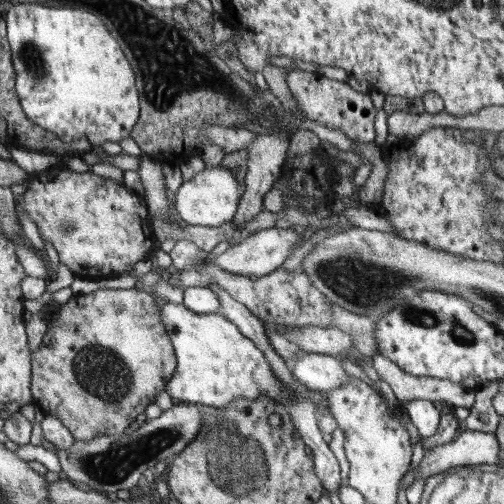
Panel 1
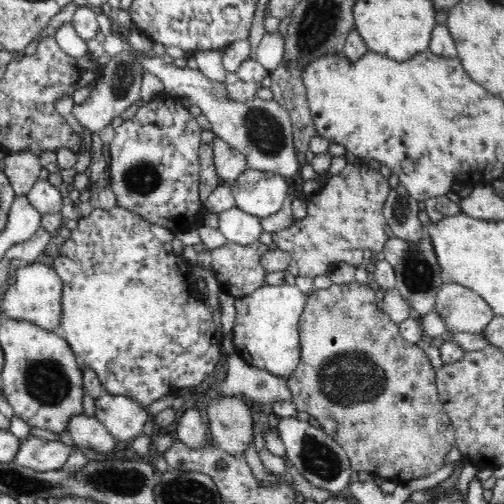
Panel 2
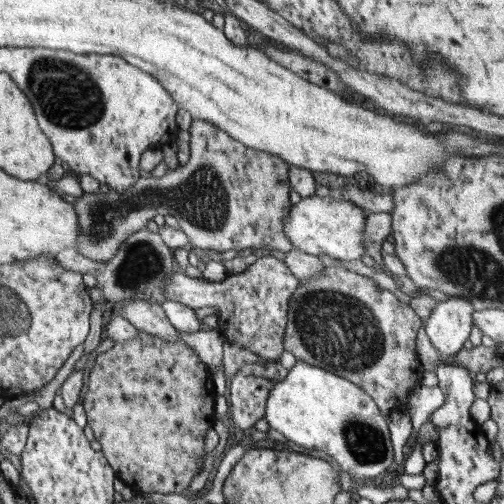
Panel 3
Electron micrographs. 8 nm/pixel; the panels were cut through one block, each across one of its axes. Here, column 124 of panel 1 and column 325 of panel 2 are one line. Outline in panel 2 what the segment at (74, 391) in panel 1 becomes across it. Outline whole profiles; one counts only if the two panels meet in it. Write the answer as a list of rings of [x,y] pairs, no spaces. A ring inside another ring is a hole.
[[[332,284],[328,290],[312,290],[308,294],[308,300],[304,304],[304,312],[300,316],[300,346],[302,346],[302,358],[300,364],[296,368],[296,372],[288,378],[288,388],[294,396],[292,404],[296,406],[298,412],[306,412],[310,414],[310,418],[318,420],[320,428],[332,436],[348,454],[350,462],[352,462],[352,470],[354,472],[364,472],[364,474],[374,474],[374,476],[382,476],[384,480],[400,486],[400,484],[408,484],[412,480],[418,478],[426,478],[430,474],[436,474],[438,470],[444,468],[446,464],[446,454],[456,446],[456,430],[450,422],[450,418],[446,416],[442,402],[440,402],[440,392],[436,388],[436,370],[432,368],[428,356],[424,354],[424,350],[420,350],[418,346],[412,346],[406,342],[406,338],[400,336],[398,324],[392,322],[392,318],[380,308],[380,304],[376,302],[376,286],[368,286],[368,284]]]

